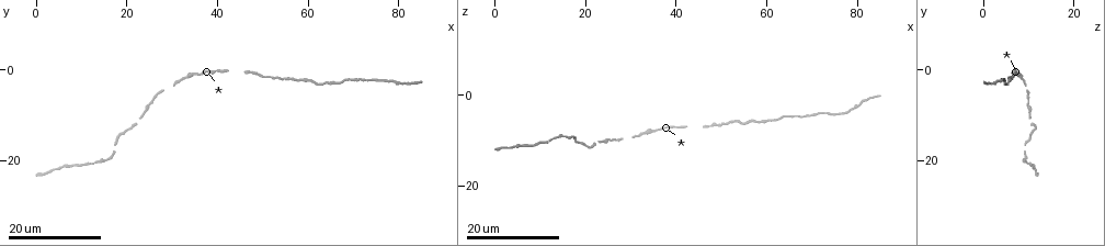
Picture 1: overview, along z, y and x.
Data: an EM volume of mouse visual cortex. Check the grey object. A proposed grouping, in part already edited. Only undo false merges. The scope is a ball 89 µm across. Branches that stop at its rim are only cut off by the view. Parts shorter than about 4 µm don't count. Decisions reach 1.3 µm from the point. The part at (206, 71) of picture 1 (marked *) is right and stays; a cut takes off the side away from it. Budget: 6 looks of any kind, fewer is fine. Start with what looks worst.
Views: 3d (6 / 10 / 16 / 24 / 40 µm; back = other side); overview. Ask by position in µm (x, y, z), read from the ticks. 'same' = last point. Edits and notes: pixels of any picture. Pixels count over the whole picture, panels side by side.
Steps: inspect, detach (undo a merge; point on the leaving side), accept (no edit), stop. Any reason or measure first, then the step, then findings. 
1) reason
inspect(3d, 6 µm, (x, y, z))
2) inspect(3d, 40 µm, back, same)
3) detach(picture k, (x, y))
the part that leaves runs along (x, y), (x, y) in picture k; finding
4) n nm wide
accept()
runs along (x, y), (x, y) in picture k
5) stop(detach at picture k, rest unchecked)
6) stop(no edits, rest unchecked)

calibre changes
inspect(3d, 16 µm, (24.0, 9.0, 10.5))

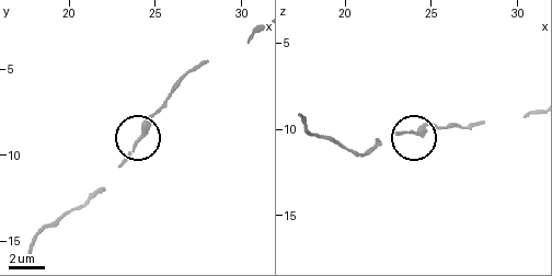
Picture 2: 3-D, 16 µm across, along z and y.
zoom in
inspect(3d, 6 µm, (24.0, 9.4, 10.1))

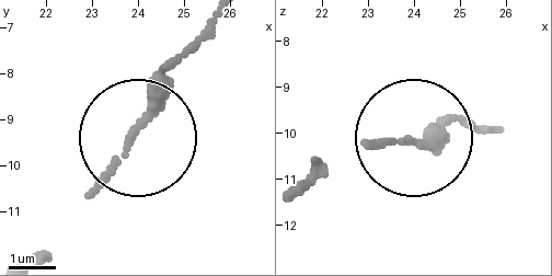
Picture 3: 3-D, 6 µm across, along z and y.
200 nm wide
accept()
continuous, no second neuron

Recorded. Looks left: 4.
sudden change in width
inspect(3d, 16 µm, (8.0, 21.0, 11.5))

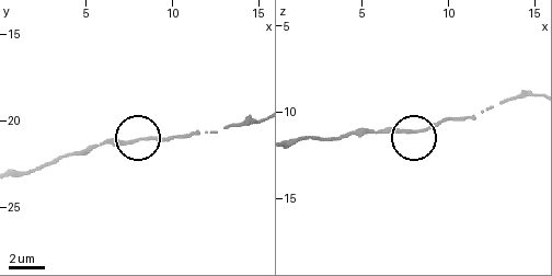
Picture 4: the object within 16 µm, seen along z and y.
closer look
inspect(3d, 10 µm, (8.2, 21.2, 11.1))

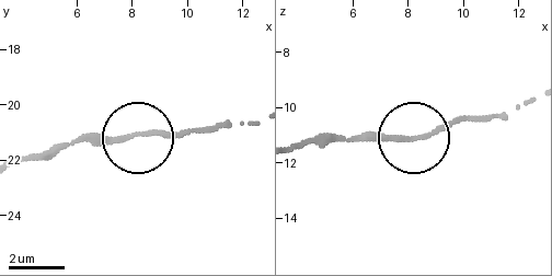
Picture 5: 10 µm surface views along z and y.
closer look
inspect(3d, 6 µm, (8.2, 21.1, 11.1))

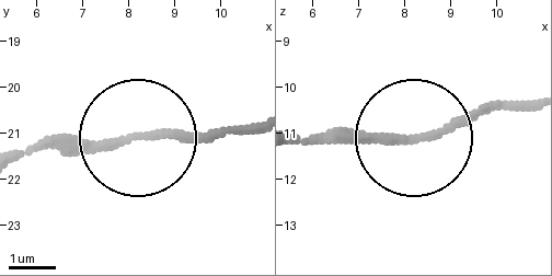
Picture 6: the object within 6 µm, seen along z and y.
accept()
runs along (255, 123), (20, 150) in picture 6; continuous, no second neuron

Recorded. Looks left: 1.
stop(no edits, rest unchecked)

